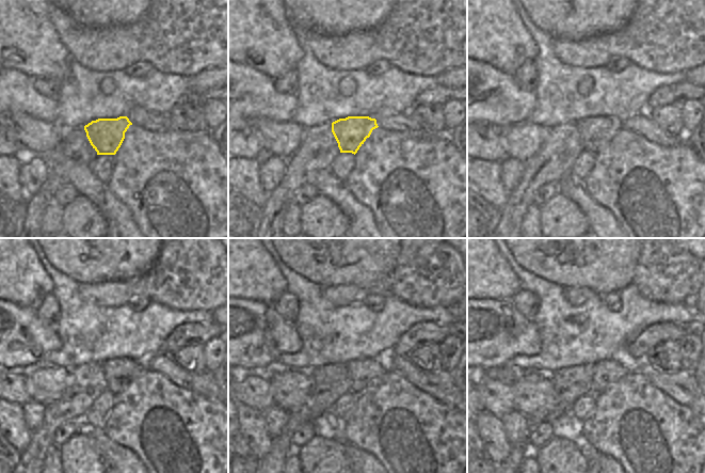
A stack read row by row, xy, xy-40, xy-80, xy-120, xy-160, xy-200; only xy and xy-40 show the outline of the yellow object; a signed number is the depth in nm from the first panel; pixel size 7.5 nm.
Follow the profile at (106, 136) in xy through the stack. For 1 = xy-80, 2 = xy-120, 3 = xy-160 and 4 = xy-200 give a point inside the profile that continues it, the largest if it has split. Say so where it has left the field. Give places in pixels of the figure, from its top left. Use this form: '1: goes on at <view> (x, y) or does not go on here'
1: goes on at xy-80 (597, 131)
2: goes on at xy-120 (119, 372)
3: goes on at xy-160 (361, 372)
4: goes on at xy-200 (606, 372)

